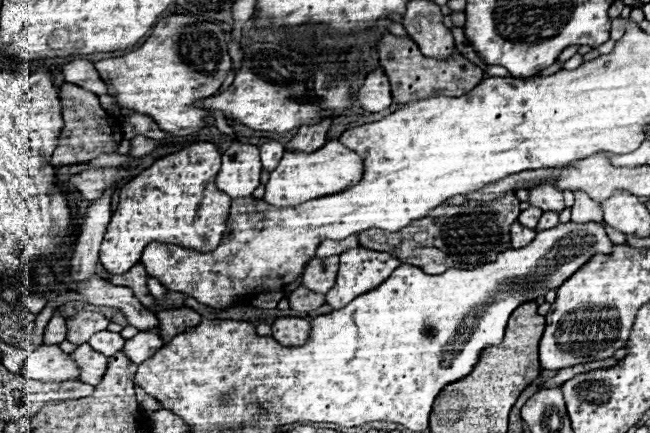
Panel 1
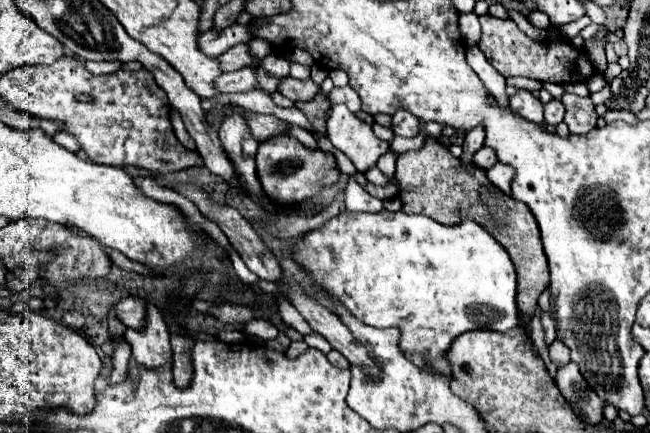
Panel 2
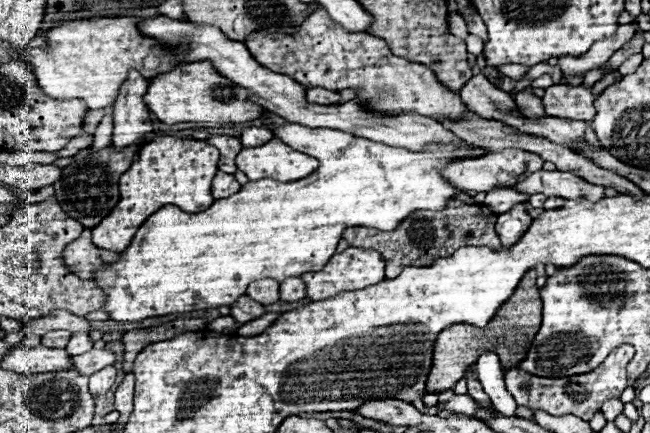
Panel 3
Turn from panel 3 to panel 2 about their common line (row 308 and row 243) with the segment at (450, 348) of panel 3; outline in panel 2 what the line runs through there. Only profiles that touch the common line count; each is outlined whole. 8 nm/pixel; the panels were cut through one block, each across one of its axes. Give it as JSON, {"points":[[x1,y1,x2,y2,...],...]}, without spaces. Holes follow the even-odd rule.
{"points":[[428,138,418,152,398,154,396,182,400,186,398,194,404,204,402,212,422,214,446,226,454,226,464,220,474,220,490,236,494,236,496,242,510,254,518,282,516,298,518,312,522,314,520,328,524,328,526,338,530,338,530,318,534,316,538,296,546,290,550,276,540,242,540,230,530,210,522,202,502,194,494,184,490,184,484,170,478,170,474,164,462,164,458,158,454,158,448,148,444,148,436,138]]}

